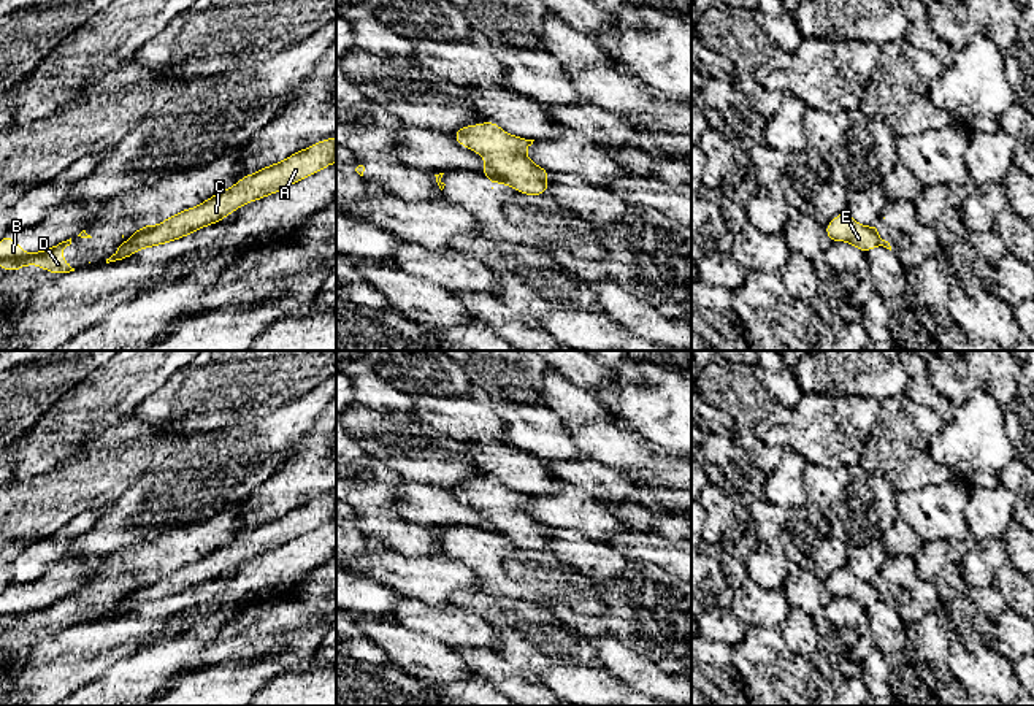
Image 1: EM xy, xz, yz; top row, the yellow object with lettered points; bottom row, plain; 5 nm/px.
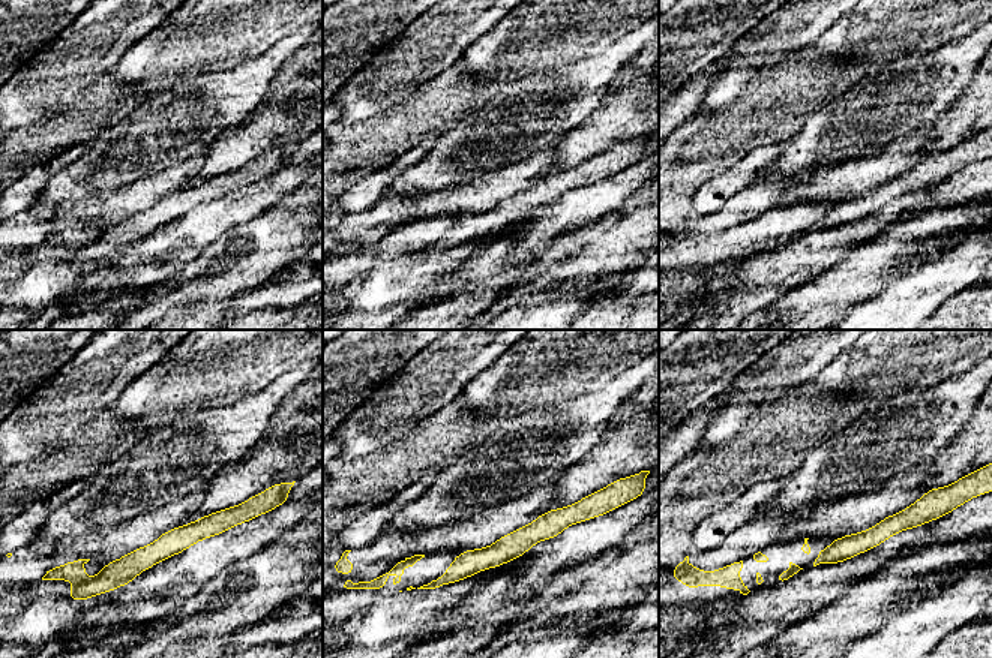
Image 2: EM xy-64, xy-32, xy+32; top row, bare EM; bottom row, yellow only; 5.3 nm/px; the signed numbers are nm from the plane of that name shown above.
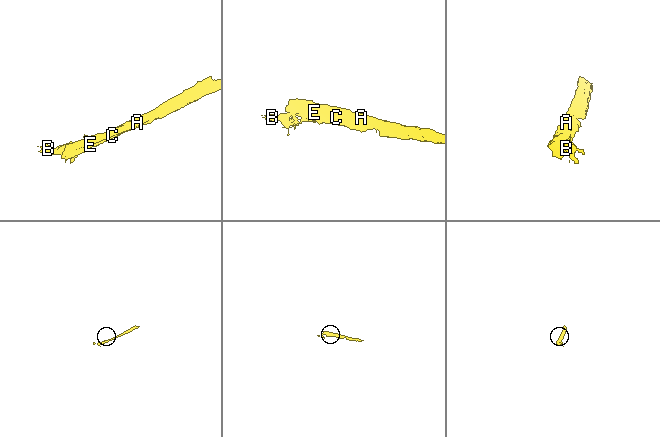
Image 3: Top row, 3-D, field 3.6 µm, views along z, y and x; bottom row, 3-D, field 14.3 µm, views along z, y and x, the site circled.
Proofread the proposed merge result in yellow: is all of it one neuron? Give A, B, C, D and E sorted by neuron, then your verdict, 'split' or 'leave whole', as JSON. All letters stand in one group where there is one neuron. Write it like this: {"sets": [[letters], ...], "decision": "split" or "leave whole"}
{"sets": [["A", "C", "E"], ["B", "D"]], "decision": "split"}

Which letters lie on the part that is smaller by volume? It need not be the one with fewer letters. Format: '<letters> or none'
B, D

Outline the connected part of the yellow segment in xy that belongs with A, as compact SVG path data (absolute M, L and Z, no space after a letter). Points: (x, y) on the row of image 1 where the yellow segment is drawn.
M336 136L322 140L292 154L282 162L268 165L241 178L230 189L220 190L203 203L165 219L149 232L141 232L140 235L128 238L117 246L116 252L106 259L106 263L127 259L144 247L167 244L178 238L184 238L192 232L225 219L239 206L284 190L335 162Z

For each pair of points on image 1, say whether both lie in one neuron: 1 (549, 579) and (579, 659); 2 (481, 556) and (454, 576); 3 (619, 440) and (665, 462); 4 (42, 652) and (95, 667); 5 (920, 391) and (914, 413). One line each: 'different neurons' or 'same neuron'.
1: different neurons
2: different neurons
3: same neuron
4: same neuron
5: different neurons

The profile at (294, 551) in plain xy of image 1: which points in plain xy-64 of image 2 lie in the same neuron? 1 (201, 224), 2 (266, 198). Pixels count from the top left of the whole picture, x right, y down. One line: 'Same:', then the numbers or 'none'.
Same: 1, 2

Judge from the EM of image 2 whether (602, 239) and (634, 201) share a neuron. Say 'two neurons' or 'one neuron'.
one neuron

